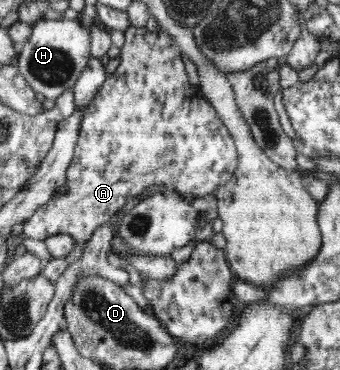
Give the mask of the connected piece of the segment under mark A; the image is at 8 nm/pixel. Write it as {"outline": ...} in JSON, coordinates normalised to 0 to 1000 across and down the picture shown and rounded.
{"outline":[[[397,70],[365,89],[368,122],[350,151],[356,173],[297,230],[265,297],[238,324],[232,378],[194,462],[197,519],[153,532],[68,603],[68,643],[138,649],[144,638],[179,630],[215,638],[221,670],[188,695],[203,716],[238,697],[279,619],[350,573],[385,535],[447,511],[500,508],[521,511],[553,538],[621,527],[638,505],[685,481],[703,443],[688,373],[615,270],[594,257],[591,238],[562,227],[532,168],[532,138],[506,116],[497,92],[468,76],[459,86],[438,86],[426,73]]]}

